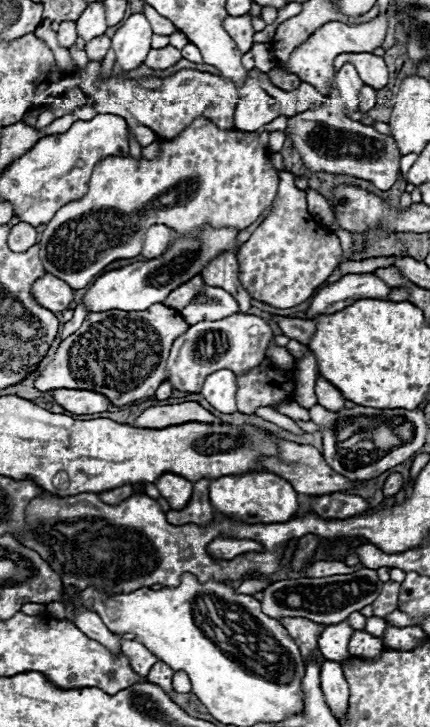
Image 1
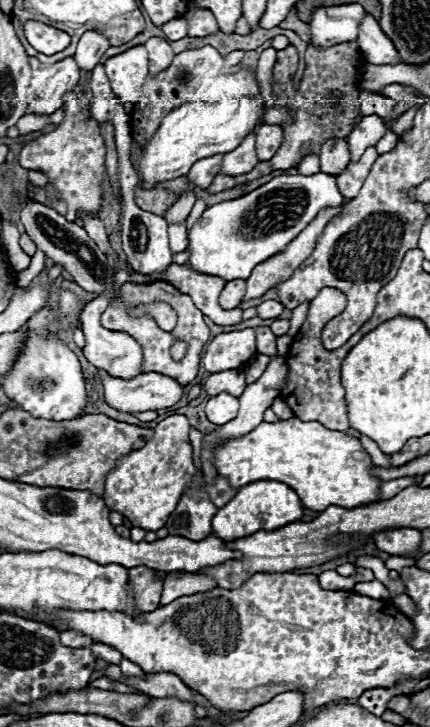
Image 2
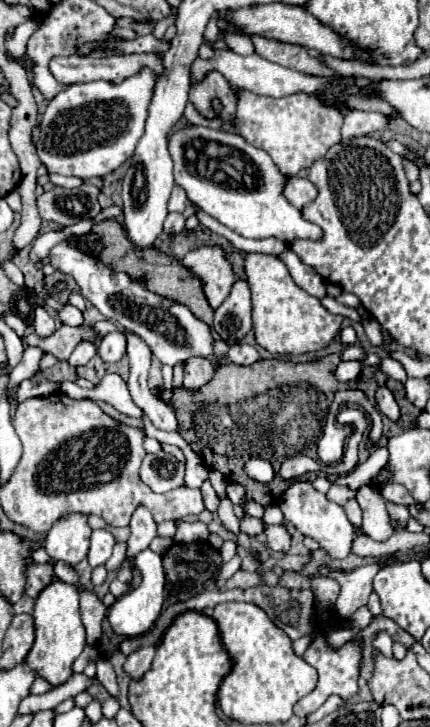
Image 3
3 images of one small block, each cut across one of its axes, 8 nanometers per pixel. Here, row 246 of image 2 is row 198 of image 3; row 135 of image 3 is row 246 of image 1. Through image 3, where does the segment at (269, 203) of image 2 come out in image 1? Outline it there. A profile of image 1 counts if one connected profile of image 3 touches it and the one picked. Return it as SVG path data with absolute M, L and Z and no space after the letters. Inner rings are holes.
M206 228L204 232L194 232L190 238L180 236L162 256L156 260L144 260L144 262L134 262L128 264L120 270L106 272L96 282L90 286L86 296L82 298L82 306L88 312L106 312L106 310L124 310L124 312L134 312L134 310L144 310L150 308L152 304L164 302L164 296L178 288L180 284L188 282L192 276L200 274L202 268L216 258L222 252L238 252L236 242L238 230L230 228Z

